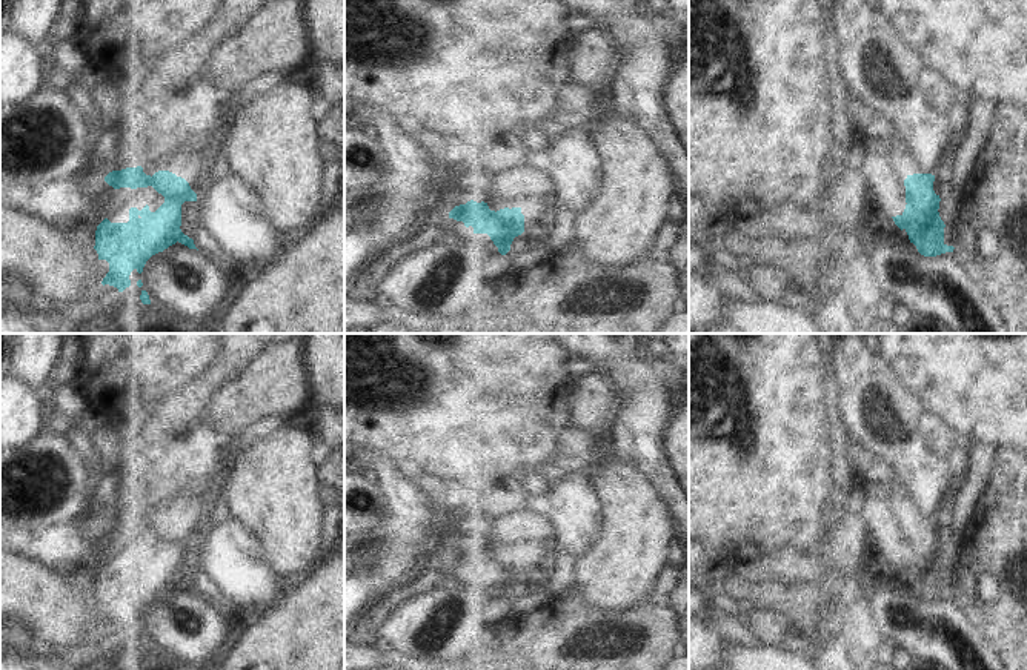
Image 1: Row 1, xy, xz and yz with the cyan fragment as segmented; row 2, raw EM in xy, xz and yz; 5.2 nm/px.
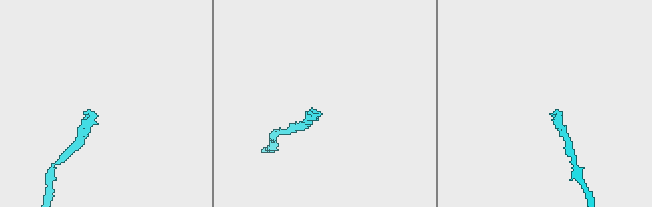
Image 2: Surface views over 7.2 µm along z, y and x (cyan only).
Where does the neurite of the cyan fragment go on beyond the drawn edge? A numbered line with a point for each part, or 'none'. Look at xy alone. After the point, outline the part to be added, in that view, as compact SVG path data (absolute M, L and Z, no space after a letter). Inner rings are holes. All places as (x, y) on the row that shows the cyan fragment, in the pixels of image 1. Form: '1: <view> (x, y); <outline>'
1: xy (189, 166); M203 149L198 154L195 154L194 157L191 157L189 160L183 160L183 164L174 166L171 169L171 172L181 178L188 178L188 177L197 174L198 172L198 160L201 157L201 152L203 152Z

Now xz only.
1: xz (531, 205); M526 198L524 206L521 207L521 214L524 217L533 214L537 209L544 207L546 204L550 204L541 198Z

